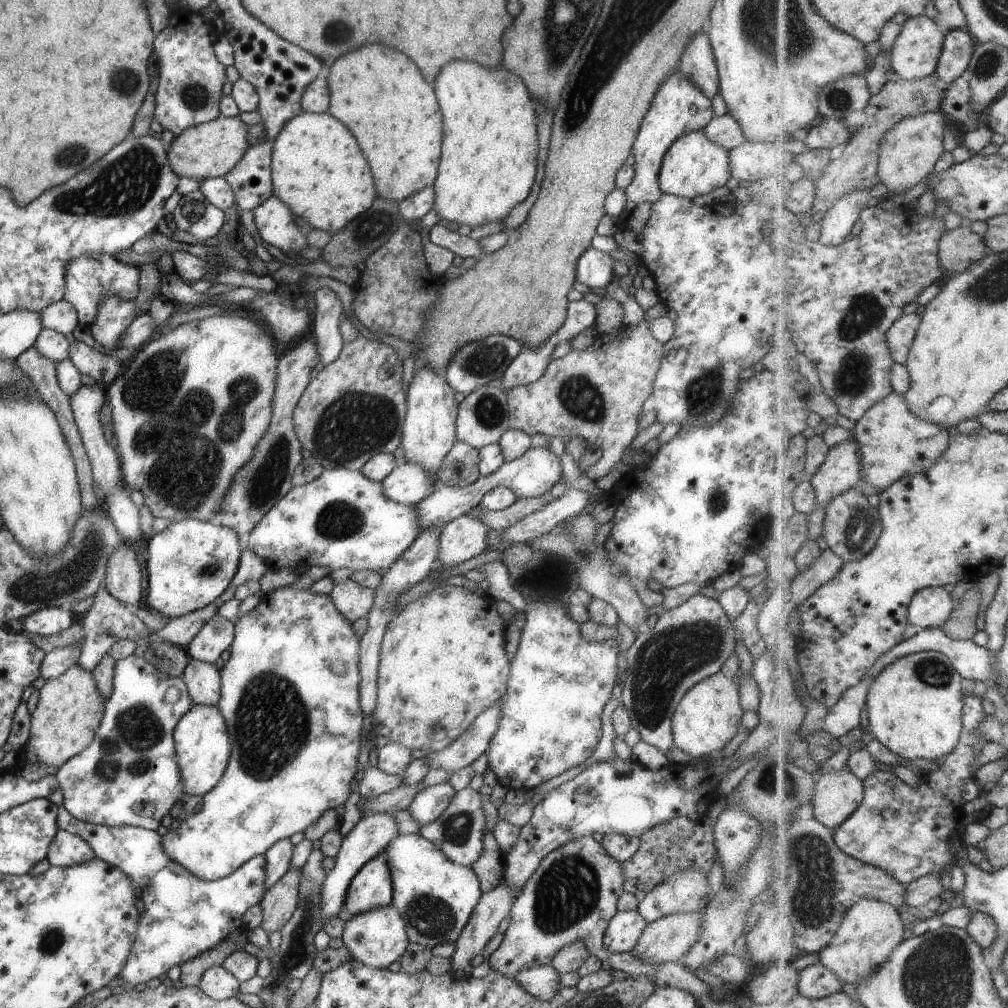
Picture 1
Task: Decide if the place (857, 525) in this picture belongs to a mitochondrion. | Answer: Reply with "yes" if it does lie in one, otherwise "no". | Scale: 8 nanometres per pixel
yes

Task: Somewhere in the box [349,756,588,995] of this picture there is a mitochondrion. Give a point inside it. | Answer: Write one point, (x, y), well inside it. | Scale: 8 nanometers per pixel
(430, 916)

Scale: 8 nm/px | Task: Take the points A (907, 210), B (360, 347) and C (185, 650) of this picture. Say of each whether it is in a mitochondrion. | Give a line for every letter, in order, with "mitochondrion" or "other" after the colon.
A: other
B: other
C: other

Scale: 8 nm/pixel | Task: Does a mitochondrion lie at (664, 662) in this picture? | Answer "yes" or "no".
yes

